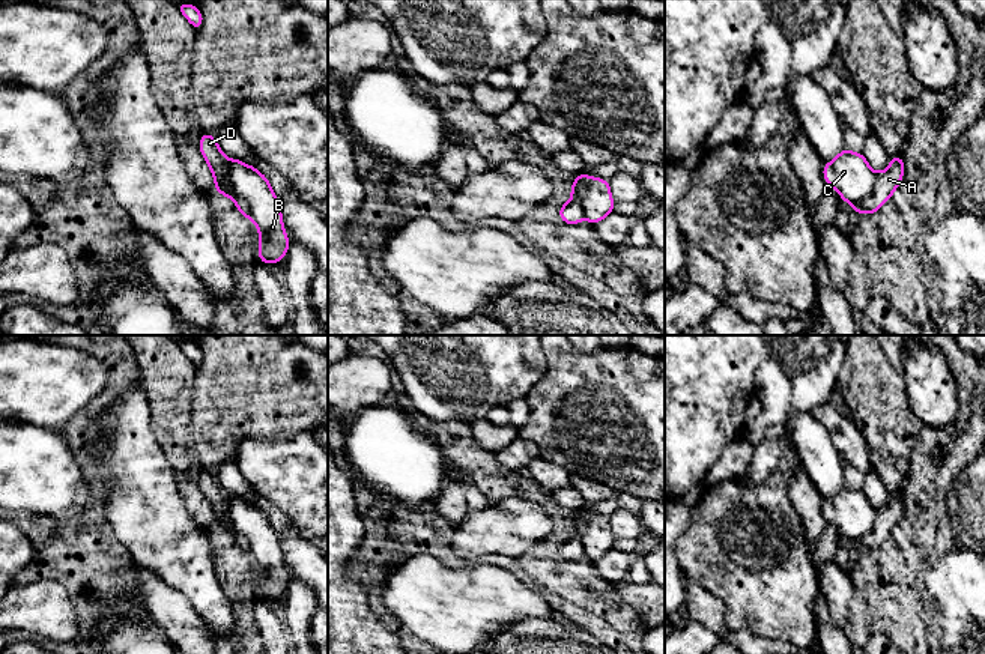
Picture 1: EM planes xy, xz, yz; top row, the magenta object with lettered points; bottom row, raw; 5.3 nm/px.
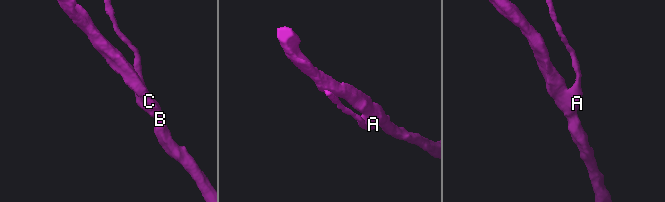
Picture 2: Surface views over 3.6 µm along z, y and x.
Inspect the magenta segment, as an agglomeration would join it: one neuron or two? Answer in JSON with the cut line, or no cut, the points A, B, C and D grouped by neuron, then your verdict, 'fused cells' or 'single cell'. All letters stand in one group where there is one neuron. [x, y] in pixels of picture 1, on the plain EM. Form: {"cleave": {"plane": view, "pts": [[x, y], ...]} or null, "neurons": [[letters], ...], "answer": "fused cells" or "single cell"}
{"cleave": {"plane": "xy", "pts": [[227, 496], [230, 529], [239, 532], [248, 541], [248, 555]]}, "neurons": [["A", "D"], ["B", "C"]], "answer": "fused cells"}

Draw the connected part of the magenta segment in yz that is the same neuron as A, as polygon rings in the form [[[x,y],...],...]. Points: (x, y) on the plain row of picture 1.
[[[890,493],[890,502],[877,511],[874,531],[868,535],[850,540],[851,544],[860,552],[880,547],[881,541],[890,537],[896,528],[899,519],[904,514],[904,498],[902,493]]]

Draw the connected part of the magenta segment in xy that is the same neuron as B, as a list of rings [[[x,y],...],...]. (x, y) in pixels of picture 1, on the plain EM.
[[[229,496],[227,516],[232,534],[244,535],[251,546],[250,555],[260,571],[259,597],[266,601],[278,600],[289,588],[289,574],[283,562],[283,552],[269,517],[253,502],[239,496]]]

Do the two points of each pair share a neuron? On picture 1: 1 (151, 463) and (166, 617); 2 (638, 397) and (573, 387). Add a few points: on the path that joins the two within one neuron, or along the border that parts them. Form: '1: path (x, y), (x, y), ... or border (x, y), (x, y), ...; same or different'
1: border (134, 563), (152, 570), (191, 603); different
2: path (621, 397), (590, 397); same

